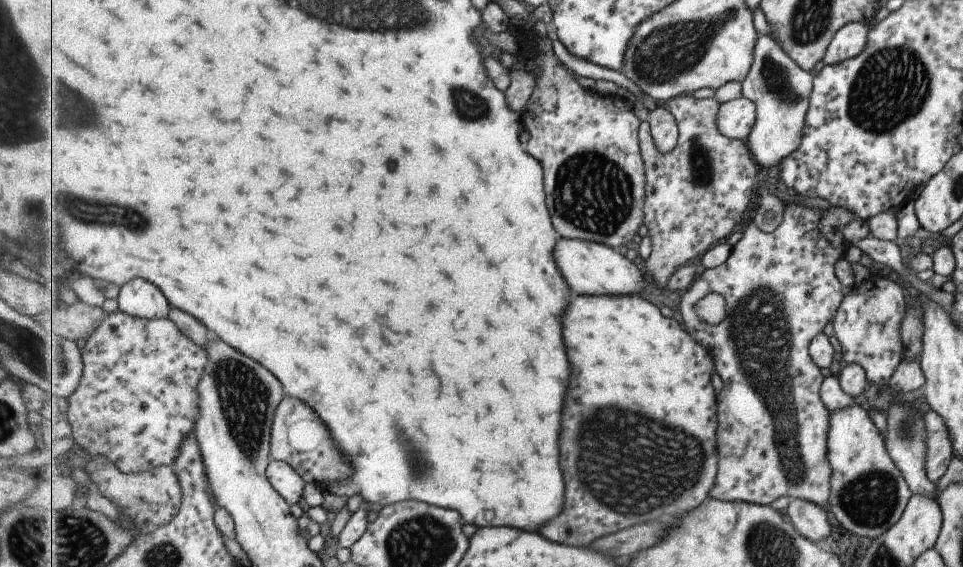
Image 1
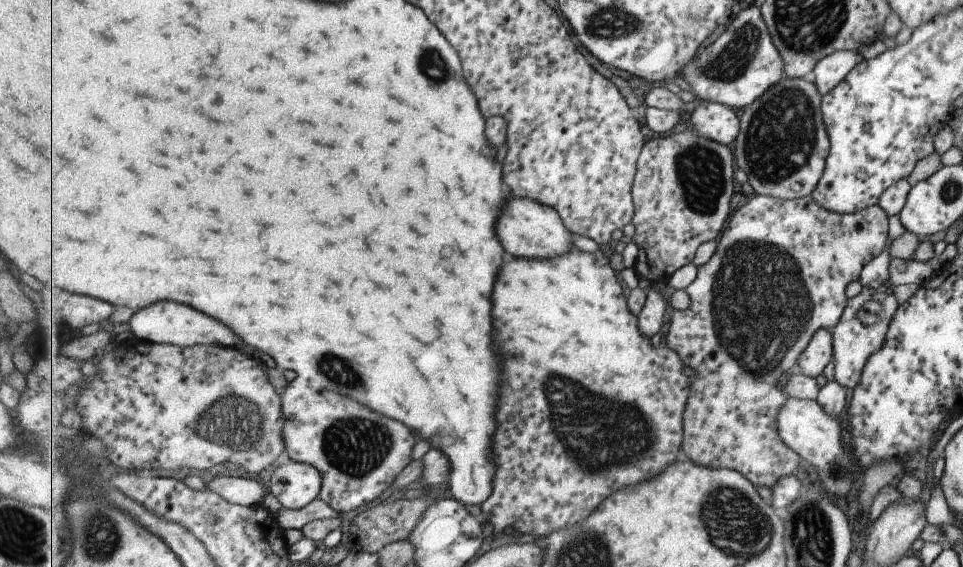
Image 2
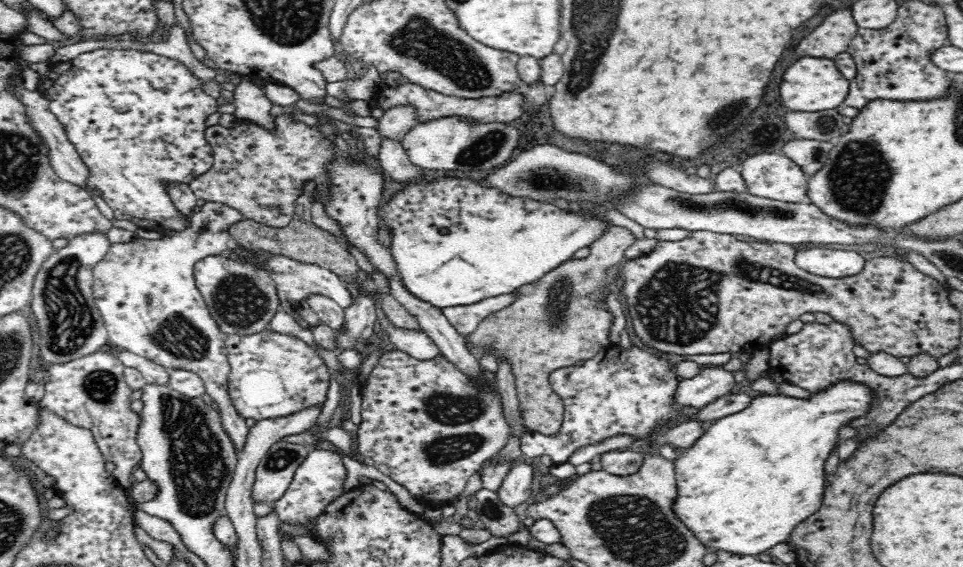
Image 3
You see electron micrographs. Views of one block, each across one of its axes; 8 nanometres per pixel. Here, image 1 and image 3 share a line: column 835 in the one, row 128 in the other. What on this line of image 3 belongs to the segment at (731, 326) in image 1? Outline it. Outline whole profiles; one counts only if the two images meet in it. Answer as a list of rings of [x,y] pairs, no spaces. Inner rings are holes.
[[[292,113],[279,116],[274,125],[276,132],[268,132],[246,119],[237,121],[230,129],[219,124],[208,126],[205,139],[213,149],[213,165],[211,170],[189,184],[195,196],[207,202],[226,204],[238,211],[243,219],[254,219],[271,227],[286,226],[296,216],[295,200],[301,196],[300,187],[306,180],[318,180],[324,176],[327,165],[337,156],[337,146],[309,123],[296,121]]]

